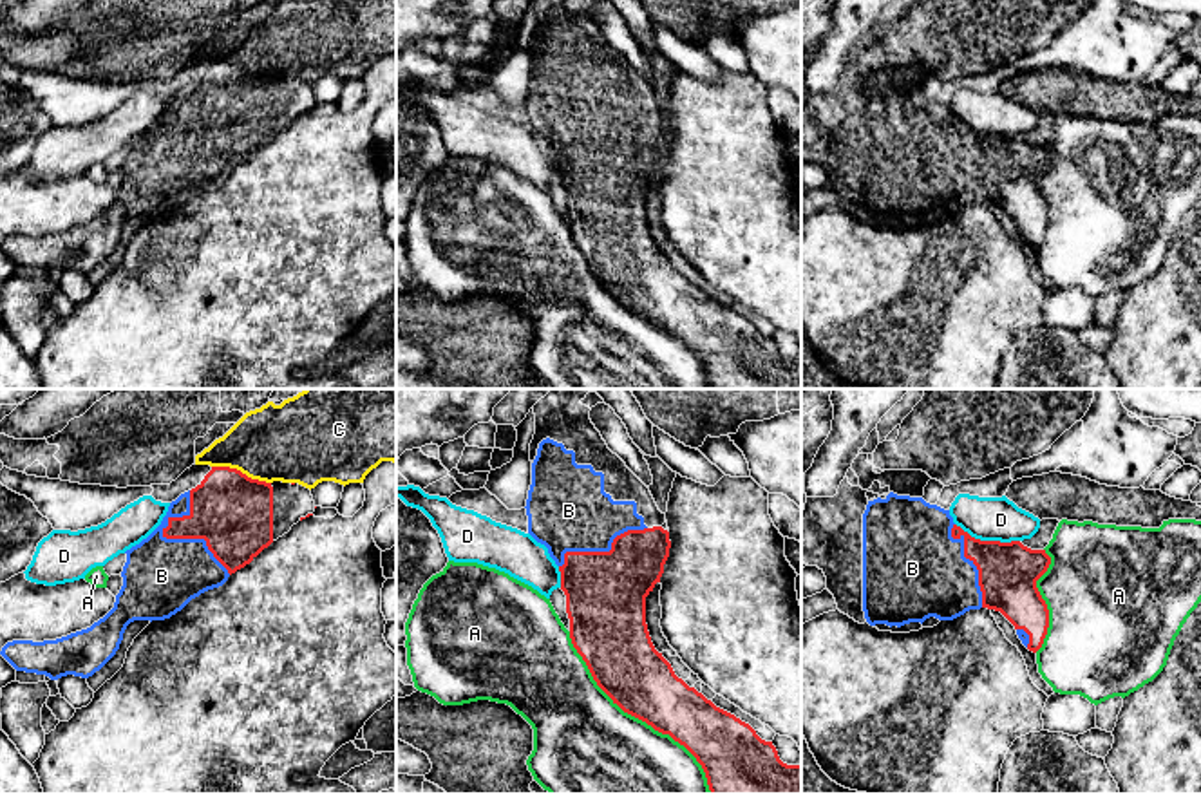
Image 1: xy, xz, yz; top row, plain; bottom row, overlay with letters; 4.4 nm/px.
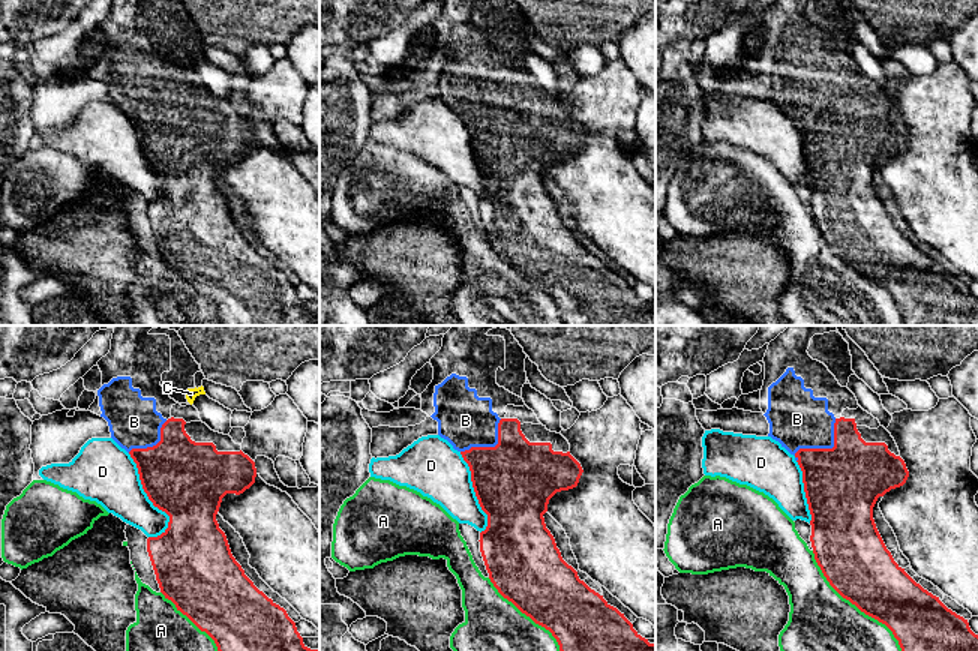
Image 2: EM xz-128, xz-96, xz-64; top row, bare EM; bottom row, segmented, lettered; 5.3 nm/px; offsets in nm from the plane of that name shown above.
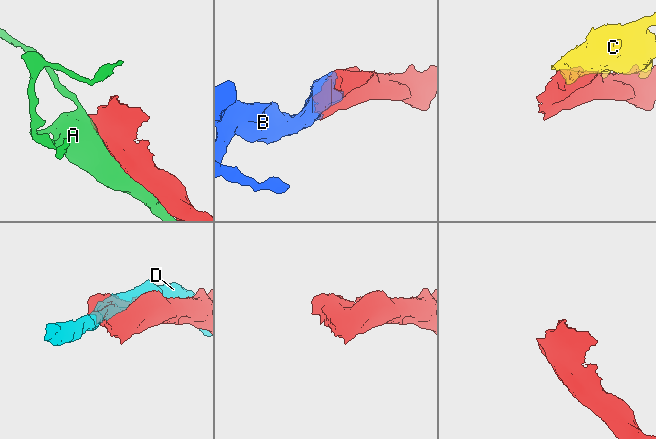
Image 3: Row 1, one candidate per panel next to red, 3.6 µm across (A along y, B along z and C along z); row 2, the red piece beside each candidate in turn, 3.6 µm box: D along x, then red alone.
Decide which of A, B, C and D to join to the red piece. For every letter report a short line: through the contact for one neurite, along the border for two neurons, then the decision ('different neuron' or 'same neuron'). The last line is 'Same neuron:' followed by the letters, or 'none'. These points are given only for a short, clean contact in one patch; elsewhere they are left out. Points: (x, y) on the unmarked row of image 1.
A: different neuron
B: same neuron
C: different neuron
D: different neuron
Same neuron: B

